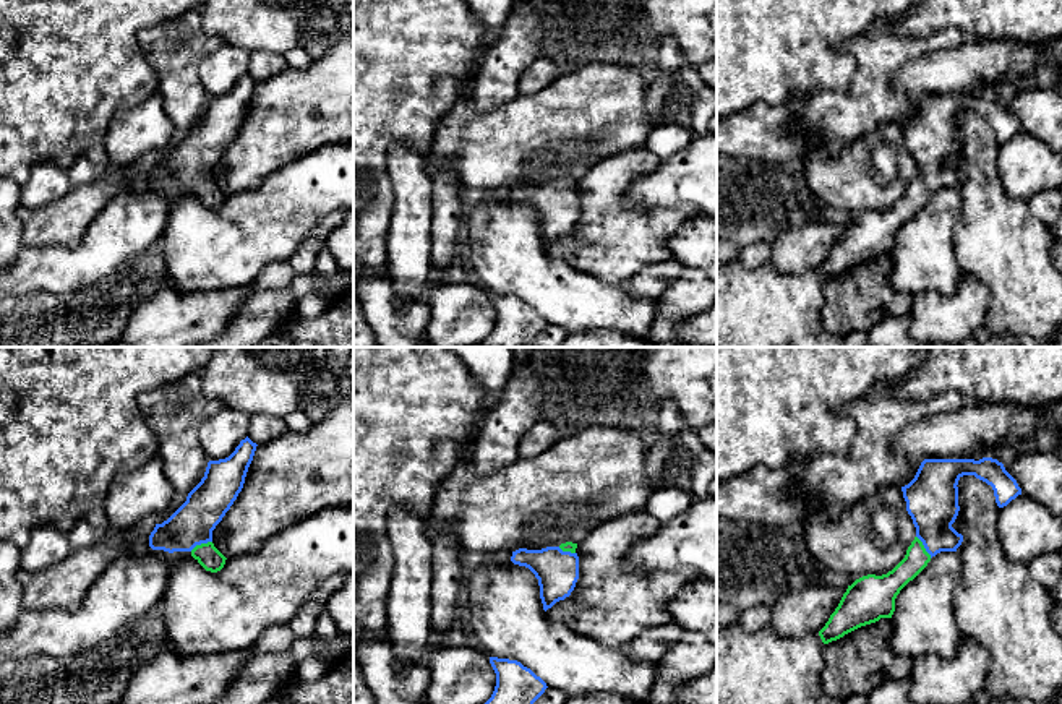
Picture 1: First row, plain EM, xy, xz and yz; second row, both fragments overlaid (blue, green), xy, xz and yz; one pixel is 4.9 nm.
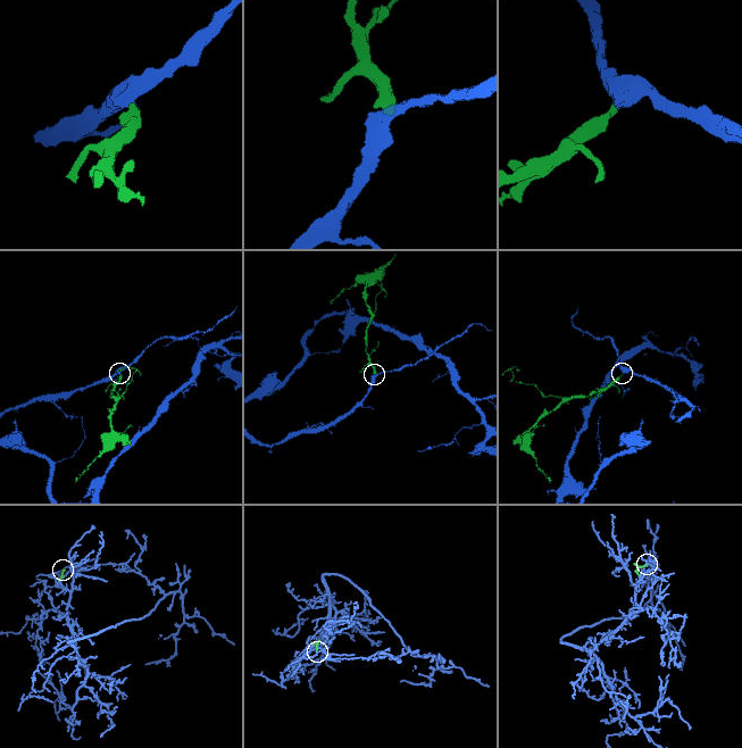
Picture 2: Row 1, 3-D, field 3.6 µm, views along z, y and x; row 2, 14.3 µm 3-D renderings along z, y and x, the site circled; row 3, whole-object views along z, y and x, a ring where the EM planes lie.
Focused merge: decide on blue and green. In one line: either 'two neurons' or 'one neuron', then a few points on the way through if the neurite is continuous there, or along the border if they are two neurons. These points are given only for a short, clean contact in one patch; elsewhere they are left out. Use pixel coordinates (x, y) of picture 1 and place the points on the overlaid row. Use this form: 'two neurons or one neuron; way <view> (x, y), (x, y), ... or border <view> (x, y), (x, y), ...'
one neuron; way xy (192, 524), (192, 531), (200, 544), (208, 555)

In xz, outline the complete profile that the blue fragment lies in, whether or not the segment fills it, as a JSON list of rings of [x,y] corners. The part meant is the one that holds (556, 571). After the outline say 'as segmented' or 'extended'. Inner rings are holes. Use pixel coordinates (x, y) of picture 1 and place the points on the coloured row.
[[[566,542],[559,547],[542,550],[519,548],[512,552],[511,561],[529,568],[540,586],[540,599],[546,612],[556,602],[571,595],[579,579],[577,543]]] | extended

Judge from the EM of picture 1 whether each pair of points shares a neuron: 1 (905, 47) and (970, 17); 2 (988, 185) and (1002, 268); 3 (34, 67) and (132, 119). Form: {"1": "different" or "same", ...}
{"1": "different", "2": "same", "3": "different"}

